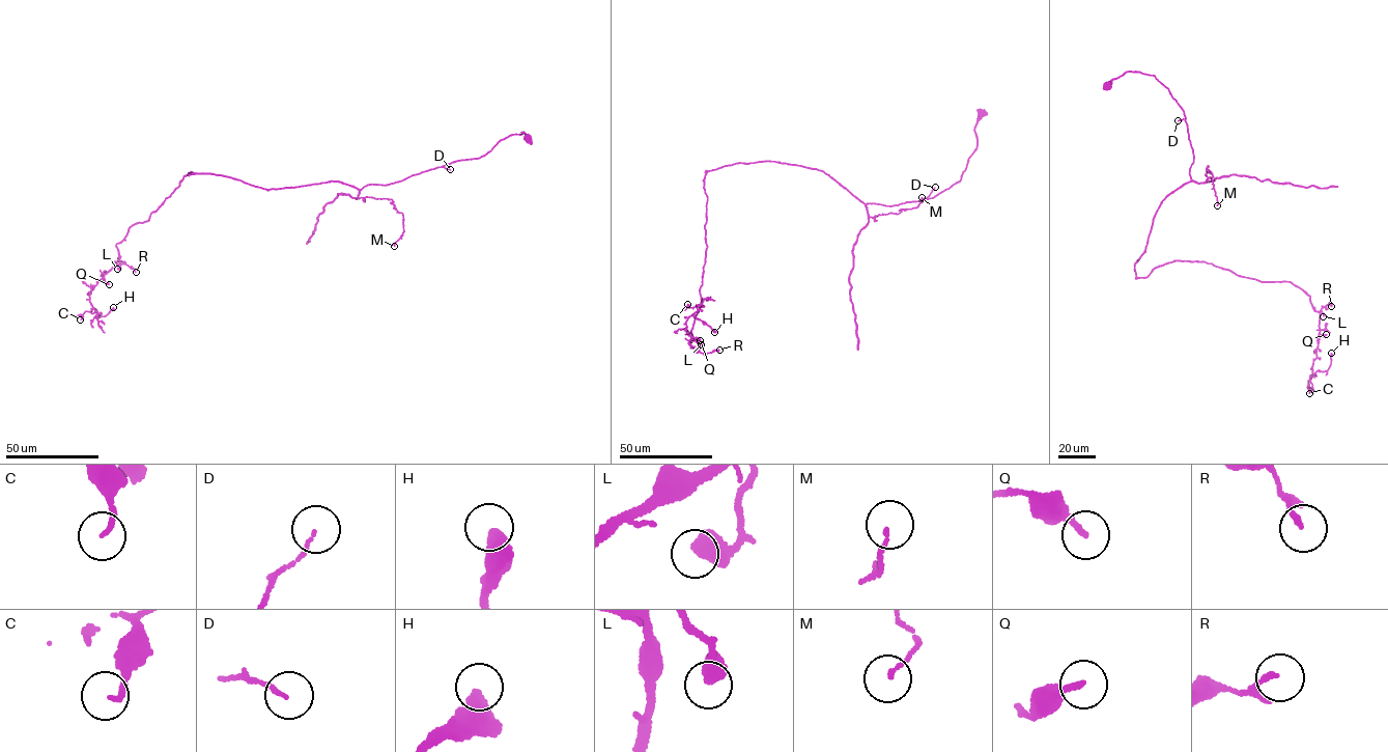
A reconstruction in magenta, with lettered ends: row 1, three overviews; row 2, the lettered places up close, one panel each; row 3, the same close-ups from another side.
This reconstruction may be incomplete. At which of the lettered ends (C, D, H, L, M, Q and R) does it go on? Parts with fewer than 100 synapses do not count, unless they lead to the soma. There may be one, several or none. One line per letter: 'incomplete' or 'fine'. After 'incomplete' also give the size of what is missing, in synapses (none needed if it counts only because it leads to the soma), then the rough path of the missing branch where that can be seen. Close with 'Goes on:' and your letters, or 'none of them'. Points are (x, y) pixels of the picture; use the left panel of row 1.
C: fine
D: fine
H: fine
L: fine
M: fine
Q: fine
R: fine
Goes on: none of them

